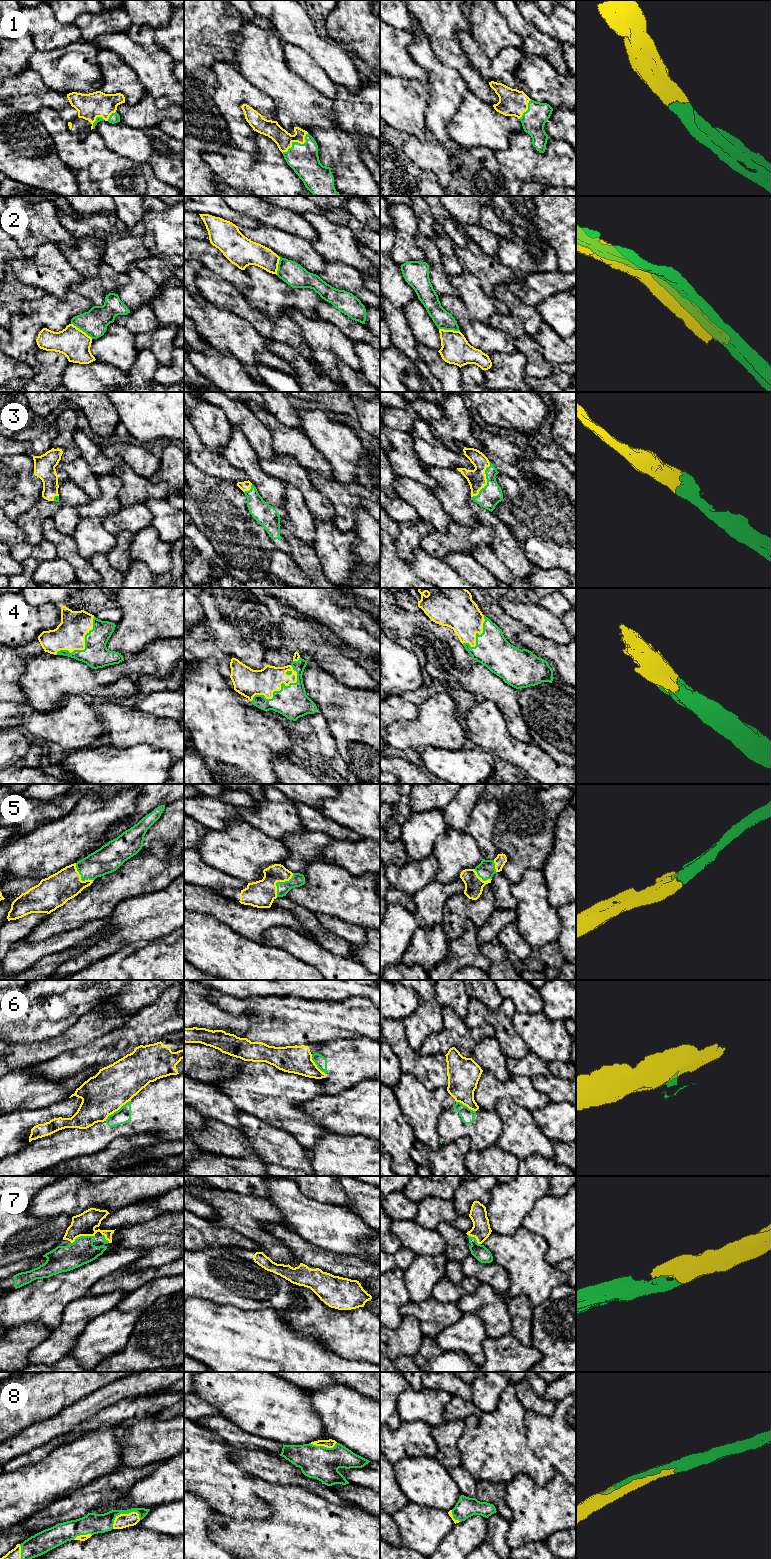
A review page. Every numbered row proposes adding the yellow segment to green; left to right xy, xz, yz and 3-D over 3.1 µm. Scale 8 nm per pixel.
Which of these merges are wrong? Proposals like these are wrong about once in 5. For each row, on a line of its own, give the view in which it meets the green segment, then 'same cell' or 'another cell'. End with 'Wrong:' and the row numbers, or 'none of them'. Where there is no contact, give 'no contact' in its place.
1: xz | same cell
2: xy | another cell
3: yz | same cell
4: xz | same cell
5: xz | same cell
6: xy | another cell
7: xy | same cell
8: xy | same cell
Wrong: 2, 6

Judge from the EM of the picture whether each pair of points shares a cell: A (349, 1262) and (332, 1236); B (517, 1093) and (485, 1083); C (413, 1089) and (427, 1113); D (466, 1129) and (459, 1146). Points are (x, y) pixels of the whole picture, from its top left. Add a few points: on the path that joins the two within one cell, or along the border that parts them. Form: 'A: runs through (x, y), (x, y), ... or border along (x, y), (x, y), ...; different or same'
A: border along (321, 1248), (327, 1251), (357, 1255), (367, 1260); different
B: runs through (509, 1090), (493, 1090); same
C: runs through (413, 1095), (414, 1100), (421, 1107); same
D: border along (441, 1145), (467, 1137), (472, 1147); different

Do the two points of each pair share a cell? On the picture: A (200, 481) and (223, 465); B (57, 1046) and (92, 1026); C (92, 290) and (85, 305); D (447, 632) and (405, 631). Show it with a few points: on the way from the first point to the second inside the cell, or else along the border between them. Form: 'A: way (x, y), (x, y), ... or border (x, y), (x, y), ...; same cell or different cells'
A: border (194, 465), (211, 476), (231, 481); different cells
B: way (66, 1041), (83, 1032); same cell
C: border (71, 289), (86, 297), (94, 305); different cells
D: way (437, 631), (430, 627), (415, 624); same cell

